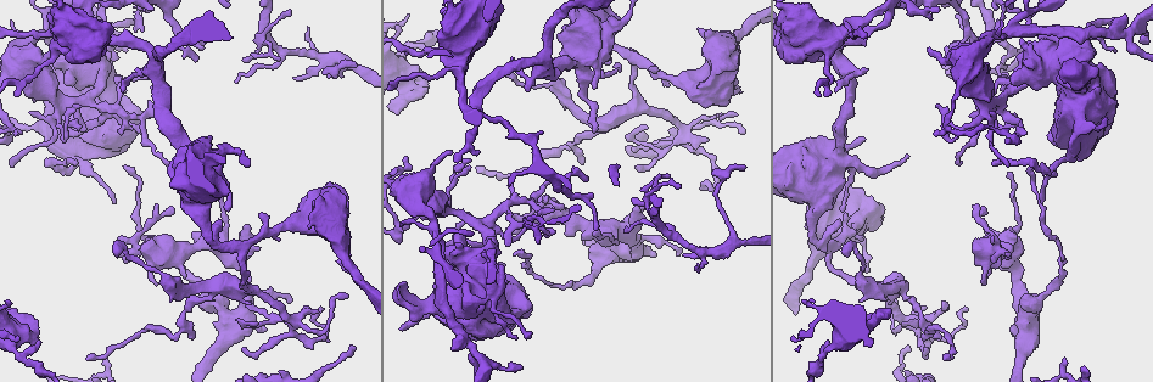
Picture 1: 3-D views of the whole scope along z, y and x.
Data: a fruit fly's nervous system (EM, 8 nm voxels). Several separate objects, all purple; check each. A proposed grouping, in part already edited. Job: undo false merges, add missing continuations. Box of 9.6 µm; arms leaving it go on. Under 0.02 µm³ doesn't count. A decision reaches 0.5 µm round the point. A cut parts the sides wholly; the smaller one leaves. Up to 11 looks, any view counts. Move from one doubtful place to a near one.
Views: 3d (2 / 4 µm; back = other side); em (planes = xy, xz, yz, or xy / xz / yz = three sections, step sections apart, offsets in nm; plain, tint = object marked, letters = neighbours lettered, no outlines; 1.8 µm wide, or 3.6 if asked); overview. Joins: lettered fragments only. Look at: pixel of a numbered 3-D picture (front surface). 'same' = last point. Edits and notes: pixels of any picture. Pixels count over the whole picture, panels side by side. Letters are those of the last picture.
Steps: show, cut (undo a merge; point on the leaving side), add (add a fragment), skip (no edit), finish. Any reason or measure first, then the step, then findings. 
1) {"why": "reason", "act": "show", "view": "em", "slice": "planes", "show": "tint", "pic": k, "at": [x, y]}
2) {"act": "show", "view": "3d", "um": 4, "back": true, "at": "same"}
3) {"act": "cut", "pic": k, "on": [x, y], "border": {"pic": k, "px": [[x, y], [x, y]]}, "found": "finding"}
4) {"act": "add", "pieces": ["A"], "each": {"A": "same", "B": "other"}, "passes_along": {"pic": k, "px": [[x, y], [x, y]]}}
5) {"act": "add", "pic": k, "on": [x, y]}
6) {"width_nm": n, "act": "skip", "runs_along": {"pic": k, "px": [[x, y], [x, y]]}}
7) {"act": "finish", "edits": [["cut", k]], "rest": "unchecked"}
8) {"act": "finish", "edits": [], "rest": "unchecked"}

{"why": "sharp bend", "act": "show", "view": "3d", "um": 4, "pic": 1, "at": [20, 328]}

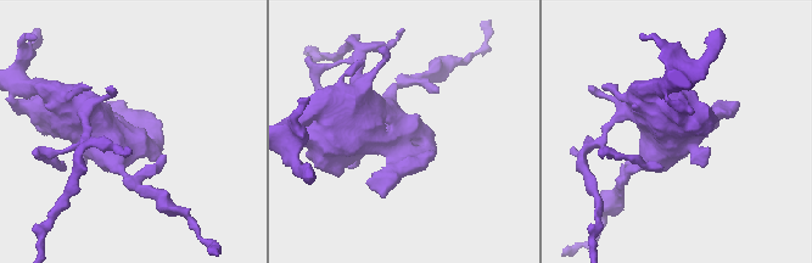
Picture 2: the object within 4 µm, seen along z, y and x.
{"act": "show", "view": "em", "slice": "planes", "show": "letters", "pic": 2, "at": [408, 148]}

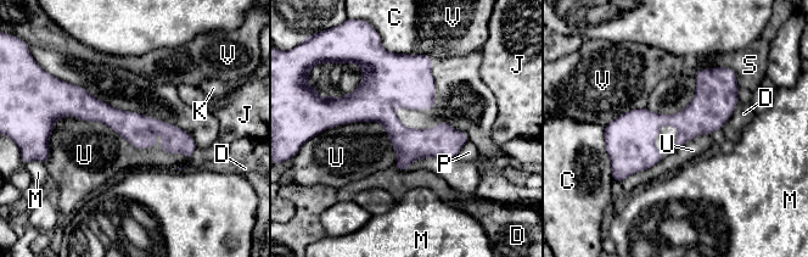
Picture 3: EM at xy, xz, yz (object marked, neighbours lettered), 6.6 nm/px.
{"act": "skip", "each": {"C": "other", "D": "other", "J": "other", "K": "other", "M": "other", "P": "other", "S": "other", "U": "other", "V": "other"}, "border": {"pic": 3, "px": [[50, 134], [78, 117], [155, 146]]}, "found": "continuous, no second cell"}

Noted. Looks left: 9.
{"why": "thick turns thin", "act": "show", "view": "em", "um": 3.6, "slice": "planes", "show": "letters", "pic": 1, "at": [478, 269]}

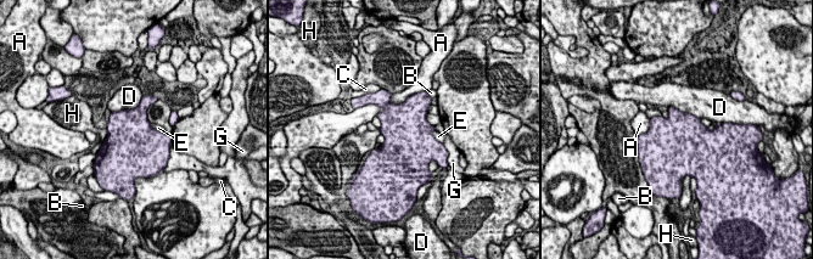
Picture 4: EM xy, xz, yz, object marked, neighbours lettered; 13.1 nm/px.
{"width_nm": 650, "act": "skip", "each": {"A": "other", "B": "other", "C": "other", "D": "other", "E": "other", "G": "other", "H": "other"}, "border": {"pic": 4, "px": [[432, 130], [432, 135], [442, 144]]}, "found": "continuous, no second cell"}

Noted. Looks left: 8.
{"why": "tapers out", "act": "show", "view": "em", "slice": "planes", "show": "letters", "pic": 1, "at": [293, 78]}

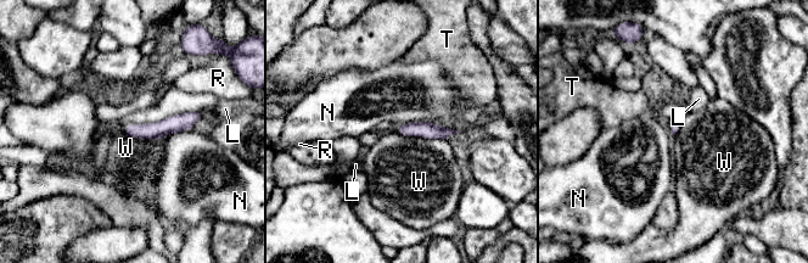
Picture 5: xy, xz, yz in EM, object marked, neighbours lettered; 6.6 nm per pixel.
{"act": "skip", "each": {"L": "other", "N": "other", "R": "other", "T": "other", "W": "other"}, "found": "none of them fits"}

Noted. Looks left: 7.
{"why": "sharp bend", "act": "show", "view": "3d", "um": 4, "pic": 1, "at": [605, 40]}

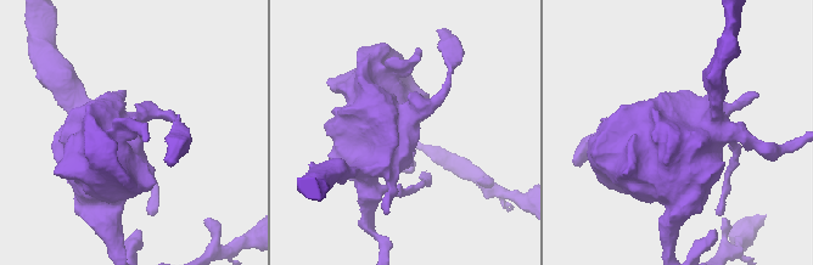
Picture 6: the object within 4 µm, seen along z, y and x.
{"why": "need the tissue", "act": "show", "view": "em", "um": 3.6, "slice": "planes", "show": "tint", "pic": 6, "at": [401, 136]}

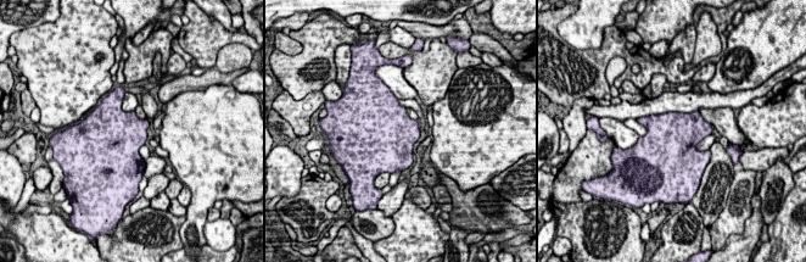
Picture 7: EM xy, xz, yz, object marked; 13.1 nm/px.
{"act": "show", "view": "em", "um": 3.6, "slice": "planes", "show": "letters", "at": "same"}

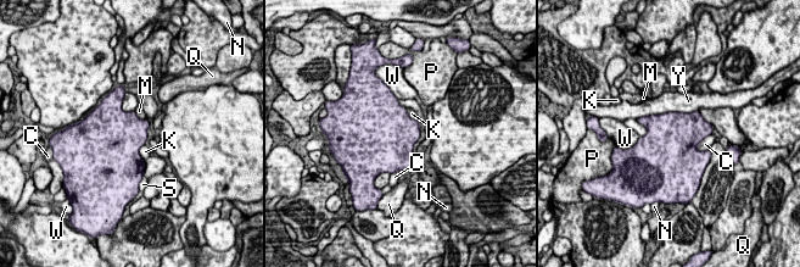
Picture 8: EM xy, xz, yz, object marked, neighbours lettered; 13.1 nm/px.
{"act": "skip", "each": {"C": "other", "K": "other", "M": "other", "N": "other", "P": "other", "Q": "other", "S": "other", "W": "other", "Y": "other"}, "border": {"pic": 8, "px": [[145, 143], [139, 150], [143, 160]]}, "found": "one cell here"}

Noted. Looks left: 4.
{"act": "finish", "edits": [], "rest": "unchecked"}

